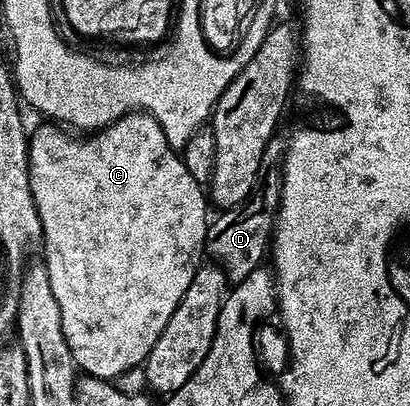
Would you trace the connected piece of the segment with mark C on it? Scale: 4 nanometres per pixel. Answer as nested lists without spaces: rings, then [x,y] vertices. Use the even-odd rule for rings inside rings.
[[[130,112],[108,128],[99,129],[87,138],[80,139],[84,141],[75,138],[80,139],[71,131],[52,122],[44,122],[36,133],[34,131],[31,133],[28,145],[30,190],[40,219],[40,234],[42,245],[44,244],[42,259],[50,274],[50,286],[54,290],[58,310],[62,310],[62,334],[66,334],[66,346],[70,346],[70,354],[81,373],[111,381],[118,374],[143,365],[150,350],[154,350],[154,342],[158,342],[158,334],[166,330],[166,322],[170,322],[170,314],[178,310],[182,302],[182,294],[186,294],[186,286],[190,286],[206,252],[210,200],[201,184],[194,182],[193,176],[187,172],[181,153],[172,148],[170,142],[166,142],[166,134],[162,126],[158,126],[156,119],[149,116],[147,112]]]

